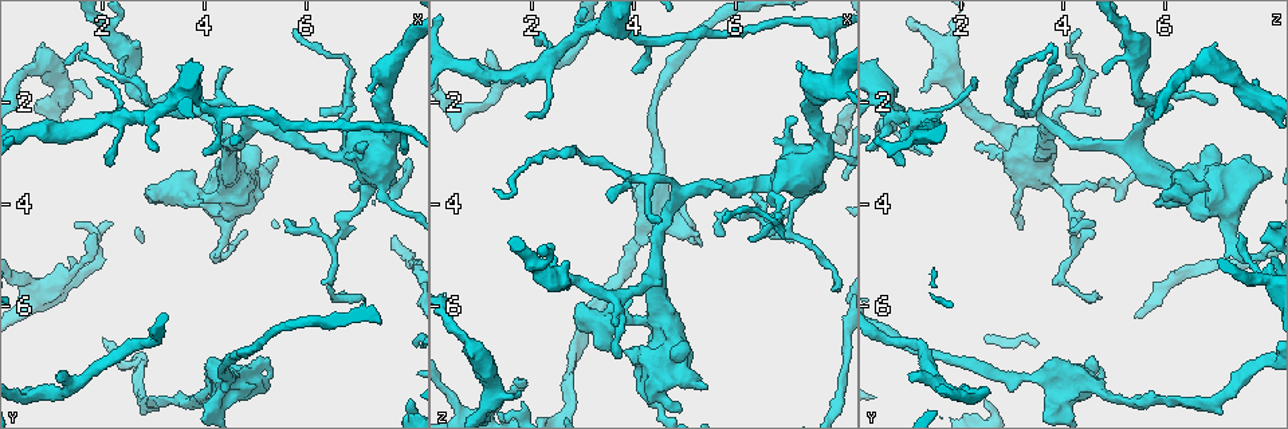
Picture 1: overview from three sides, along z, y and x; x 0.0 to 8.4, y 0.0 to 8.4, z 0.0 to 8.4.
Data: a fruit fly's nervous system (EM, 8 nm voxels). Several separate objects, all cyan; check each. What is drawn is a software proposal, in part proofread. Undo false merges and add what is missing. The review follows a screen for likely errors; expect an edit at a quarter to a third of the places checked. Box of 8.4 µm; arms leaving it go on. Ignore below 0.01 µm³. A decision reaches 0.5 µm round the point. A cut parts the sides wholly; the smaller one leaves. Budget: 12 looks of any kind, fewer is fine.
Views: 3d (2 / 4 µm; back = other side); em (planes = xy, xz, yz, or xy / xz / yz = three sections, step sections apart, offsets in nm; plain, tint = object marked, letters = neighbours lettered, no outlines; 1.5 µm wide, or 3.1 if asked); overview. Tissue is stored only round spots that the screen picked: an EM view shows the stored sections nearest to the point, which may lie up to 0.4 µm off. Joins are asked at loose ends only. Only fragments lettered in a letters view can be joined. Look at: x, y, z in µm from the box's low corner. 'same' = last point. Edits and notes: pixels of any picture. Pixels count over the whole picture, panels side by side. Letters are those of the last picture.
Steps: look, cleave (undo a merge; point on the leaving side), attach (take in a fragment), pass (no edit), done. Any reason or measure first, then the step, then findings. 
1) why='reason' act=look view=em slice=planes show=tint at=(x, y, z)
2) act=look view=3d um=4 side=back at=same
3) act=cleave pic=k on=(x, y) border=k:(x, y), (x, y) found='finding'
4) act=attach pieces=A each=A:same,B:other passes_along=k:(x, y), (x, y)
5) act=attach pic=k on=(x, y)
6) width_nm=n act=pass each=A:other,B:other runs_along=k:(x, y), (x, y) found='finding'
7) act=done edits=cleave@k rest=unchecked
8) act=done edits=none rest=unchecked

why='abrupt turn' act=look view=3d um=4 at=(2.65, 1.90, 5.40)

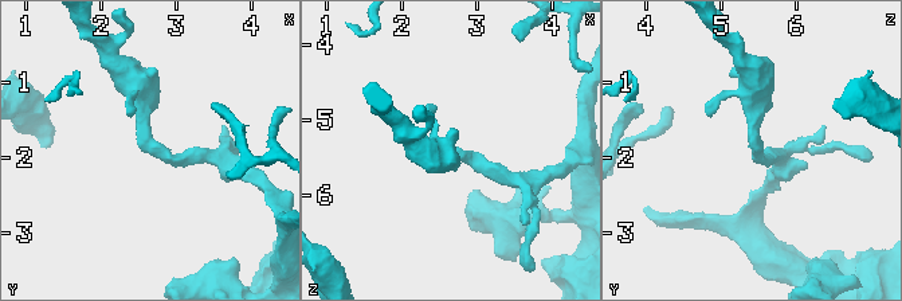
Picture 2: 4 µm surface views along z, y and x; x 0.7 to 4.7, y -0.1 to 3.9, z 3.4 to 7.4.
arm_widths_nm=200,280 why='shape alone is not enough' act=look view=em slice=planes show=tint at=(2.65, 1.85, 5.45)

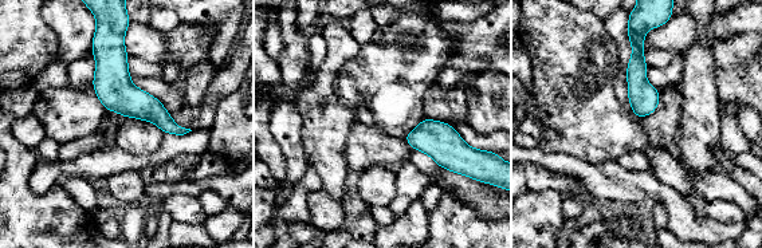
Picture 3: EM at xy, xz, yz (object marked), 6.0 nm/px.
act=look view=em slice=planes show=letters at=same

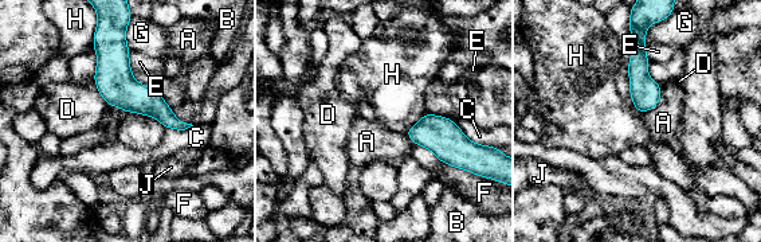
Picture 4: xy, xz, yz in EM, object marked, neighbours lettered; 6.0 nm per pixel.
longest_contact=F:320nm act=pass each=A:other,B:other,C:other,D:other,E:other,F:other,G:other,H:other,J:other runs_along=4:(120, 15), (116, 71), (181, 127) found='all the same cell'

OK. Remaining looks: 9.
why='sharp bend' act=look view=em slice=planes show=letters at=(6.45, 5.65, 4.20)

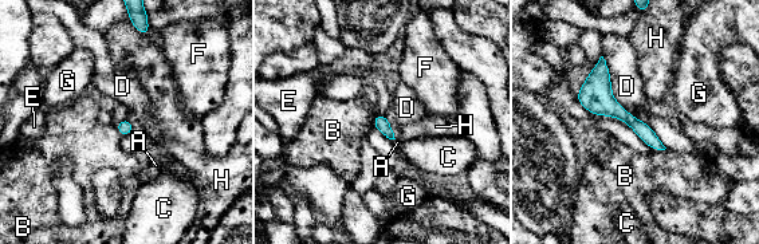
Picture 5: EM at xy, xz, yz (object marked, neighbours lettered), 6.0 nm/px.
width_nm=90 act=pass each=A:other,B:other,C:other,D:other,E:other,F:other,G:other,H:other runs_along=5:(601, 63), (601, 95), (659, 145) found='continuous, no second cell'

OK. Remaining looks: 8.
why='calibre changes' act=look view=em slice=xy step=8 show=tint at=(4.50, 7.40, 3.05)

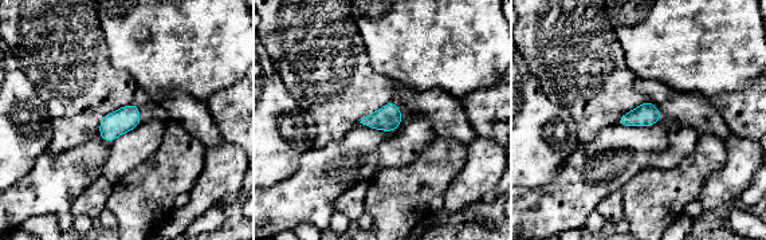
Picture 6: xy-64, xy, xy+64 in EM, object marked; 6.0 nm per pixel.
act=look view=em slice=xy step=8 show=letters at=same

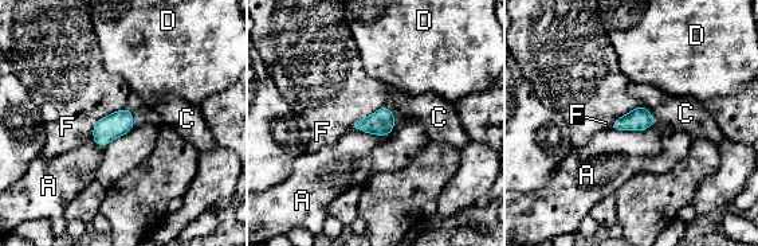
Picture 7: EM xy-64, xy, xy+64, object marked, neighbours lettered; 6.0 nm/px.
act=pass each=A:other,C:other,D:other,F:other border=7:(107, 114), (94, 125), (91, 137) found='all the same cell'

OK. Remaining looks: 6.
act=look view=3d um=2 side=back at=(1.15, 7.45, 1.05)

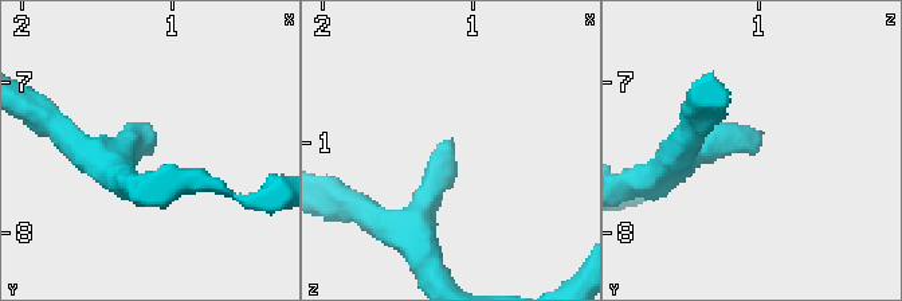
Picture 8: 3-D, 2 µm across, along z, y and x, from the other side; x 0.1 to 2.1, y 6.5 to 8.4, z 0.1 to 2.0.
why='now the EM' act=look view=em slice=xy step=8 show=letters at=(1.18, 7.40, 0.98)

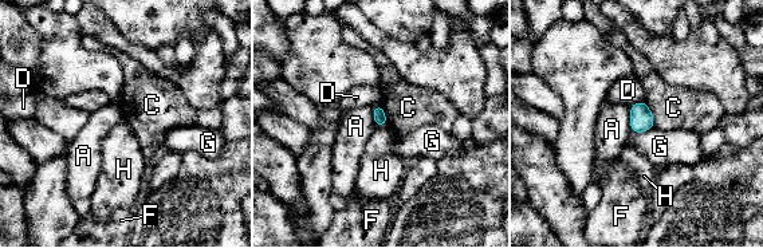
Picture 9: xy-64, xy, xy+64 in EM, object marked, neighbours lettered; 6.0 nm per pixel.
act=pass each=A:other,C:other,D:other,F:other,G:other,H:other border=9:(388, 124), (376, 126) found='none of them fits'

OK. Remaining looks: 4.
why='branch stops here' act=look view=em slice=xy step=8 show=tint at=(7.95, 2.95, 1.25)

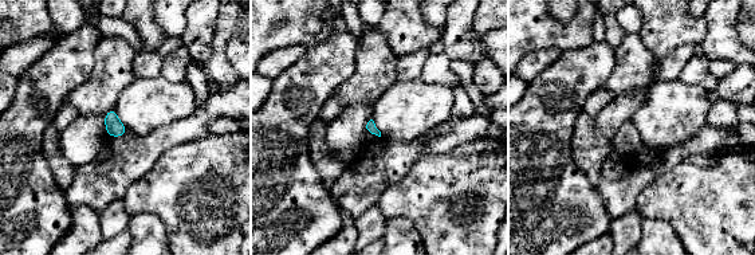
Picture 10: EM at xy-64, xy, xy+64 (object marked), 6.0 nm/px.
why='cut it another way' act=look view=em slice=planes show=letters at=same

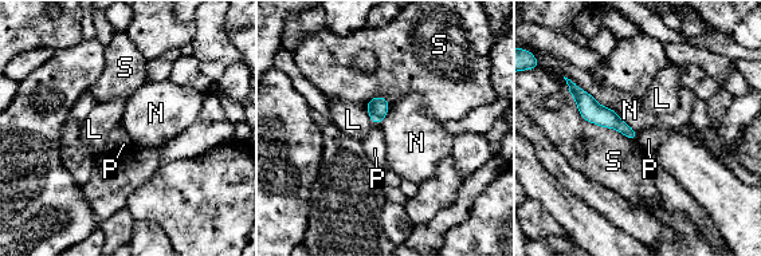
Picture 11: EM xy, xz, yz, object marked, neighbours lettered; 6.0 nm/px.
act=pass each=L:other,N:other,P:other,S:other runs_along=11:(573, 90), (597, 114), (634, 134) found='no lettered fragment goes on from it'

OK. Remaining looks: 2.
act=done edits=none rest=unchecked

